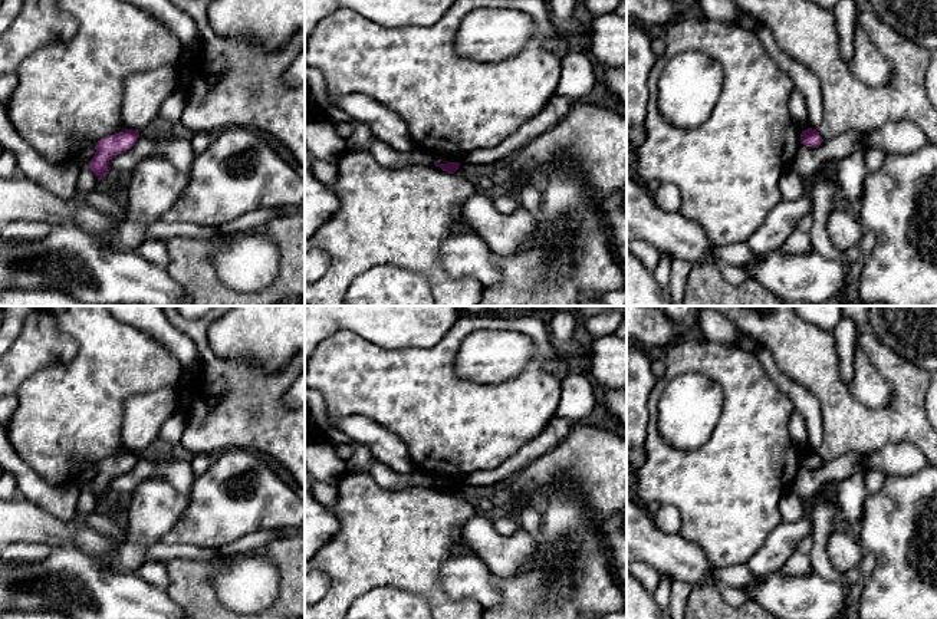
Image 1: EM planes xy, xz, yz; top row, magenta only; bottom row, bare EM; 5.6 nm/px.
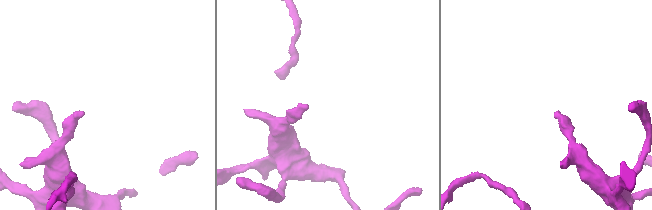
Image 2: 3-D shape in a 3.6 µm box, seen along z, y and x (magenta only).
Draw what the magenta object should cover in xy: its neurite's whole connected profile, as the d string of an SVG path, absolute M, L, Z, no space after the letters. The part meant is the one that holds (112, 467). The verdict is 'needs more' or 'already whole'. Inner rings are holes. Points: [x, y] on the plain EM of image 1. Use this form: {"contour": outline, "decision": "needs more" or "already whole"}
{"contour": "M126 451L96 464L96 474L89 484L89 490L98 498L98 503L109 495L108 484L114 478L131 471L138 460L138 452Z", "decision": "already whole"}

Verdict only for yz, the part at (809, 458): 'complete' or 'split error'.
complete

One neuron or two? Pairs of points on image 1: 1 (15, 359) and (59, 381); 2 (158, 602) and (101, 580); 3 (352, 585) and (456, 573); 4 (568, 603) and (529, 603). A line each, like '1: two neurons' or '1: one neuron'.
1: two neurons
2: one neuron
3: two neurons
4: one neuron

